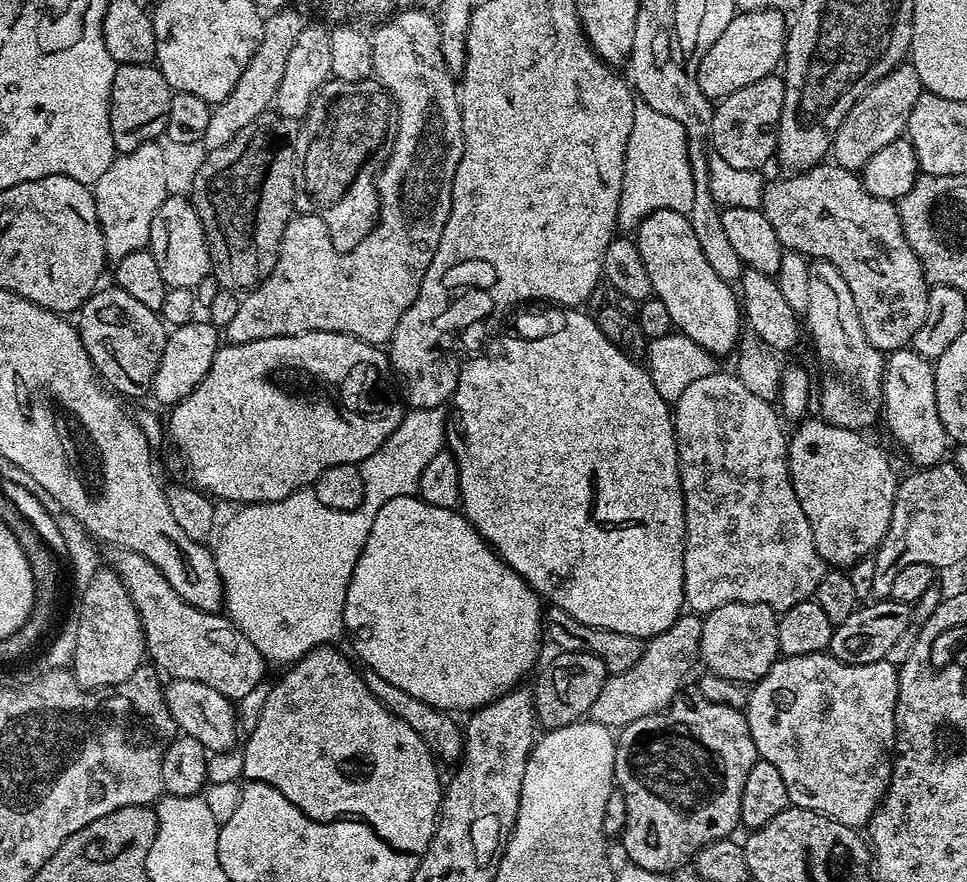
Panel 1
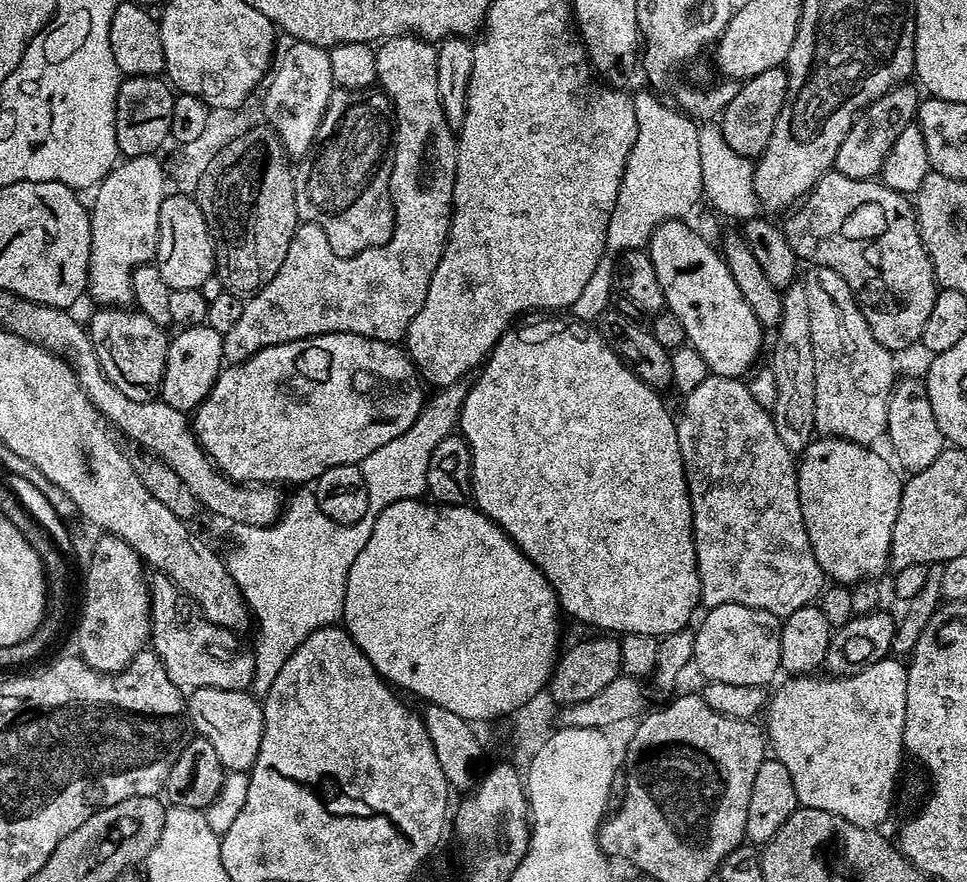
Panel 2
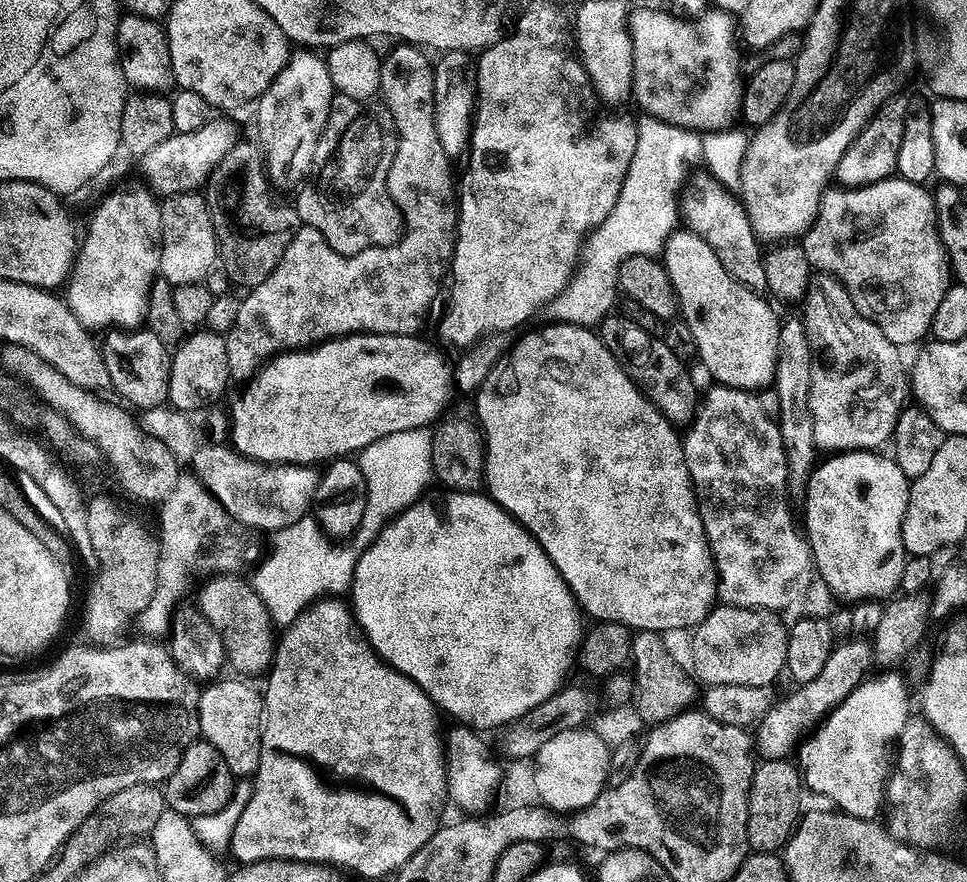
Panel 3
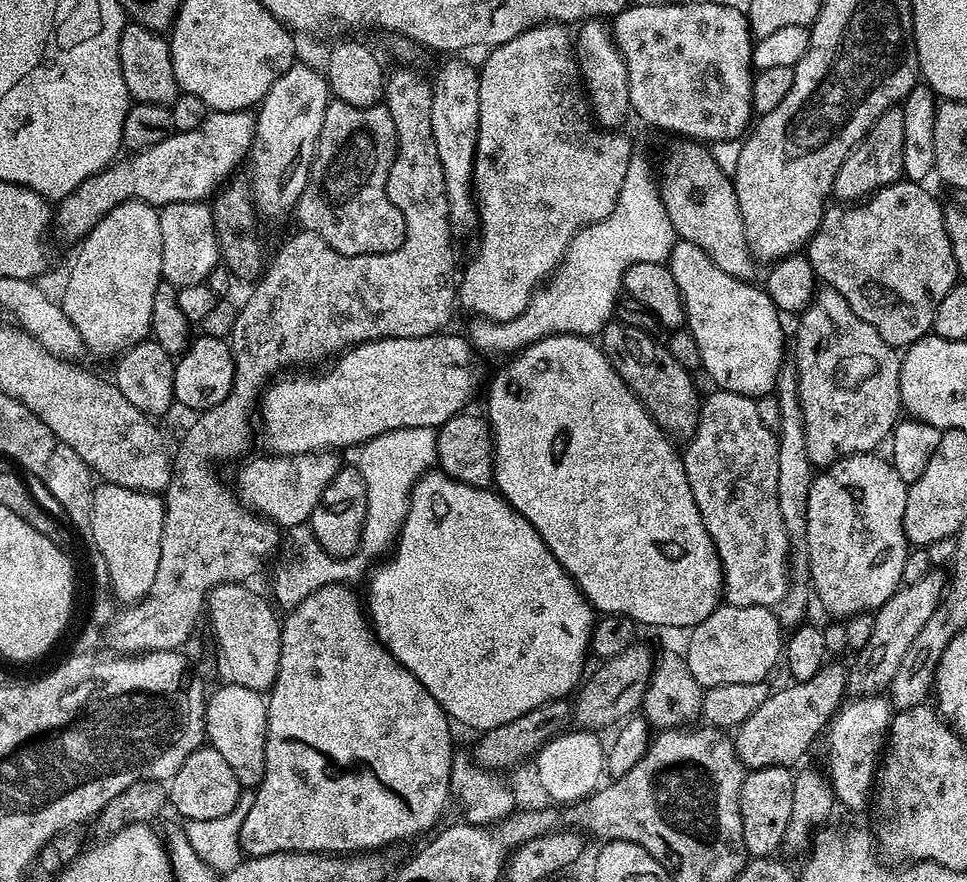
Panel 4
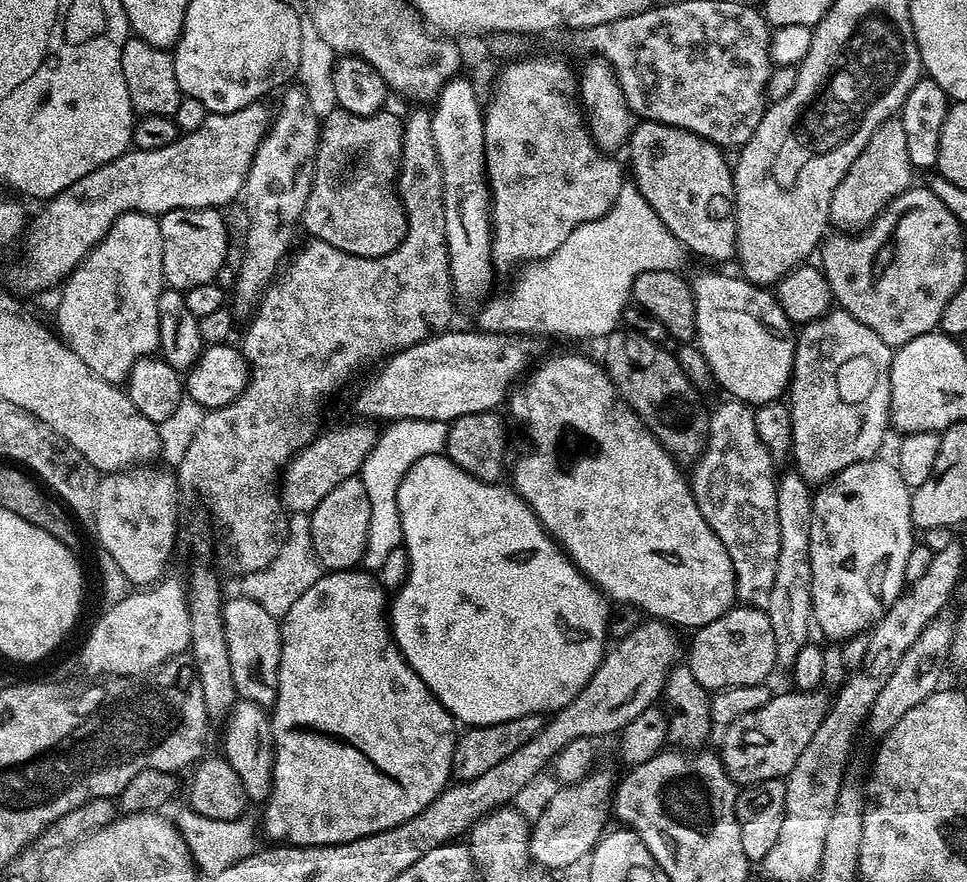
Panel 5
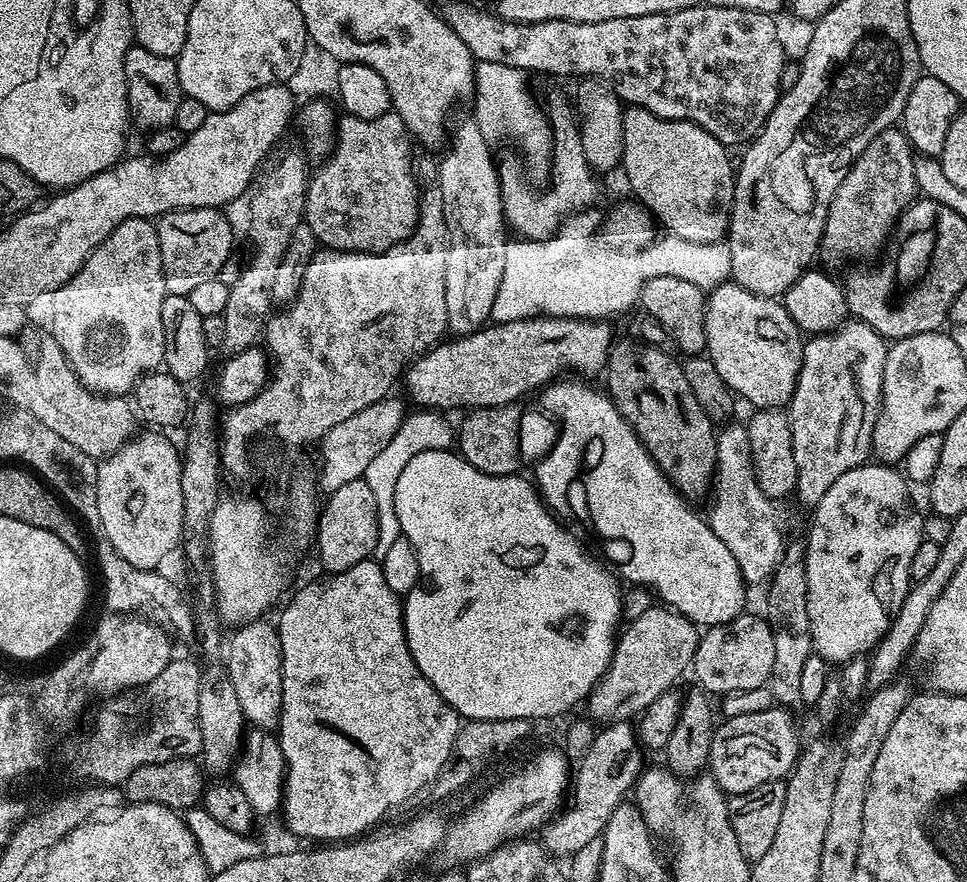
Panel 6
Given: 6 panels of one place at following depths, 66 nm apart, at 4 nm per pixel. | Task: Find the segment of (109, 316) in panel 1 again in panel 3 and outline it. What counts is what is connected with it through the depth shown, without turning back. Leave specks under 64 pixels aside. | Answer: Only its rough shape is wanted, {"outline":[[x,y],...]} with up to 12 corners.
{"outline":[[147,330],[103,341],[105,373],[136,410],[165,407],[172,352]]}

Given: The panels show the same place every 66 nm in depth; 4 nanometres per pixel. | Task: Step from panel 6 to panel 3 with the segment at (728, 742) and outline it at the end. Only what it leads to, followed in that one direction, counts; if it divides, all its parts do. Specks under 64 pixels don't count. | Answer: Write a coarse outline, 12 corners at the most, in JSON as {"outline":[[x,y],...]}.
{"outline":[[841,639],[818,678],[755,725],[764,760],[792,747],[874,664],[867,639]]}

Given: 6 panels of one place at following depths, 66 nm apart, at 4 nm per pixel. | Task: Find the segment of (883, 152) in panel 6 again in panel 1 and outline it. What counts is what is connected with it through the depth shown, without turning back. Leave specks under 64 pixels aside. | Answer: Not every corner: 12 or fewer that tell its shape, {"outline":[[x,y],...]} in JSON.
{"outline":[[899,64],[854,102],[831,159],[863,169],[905,135],[921,91]]}

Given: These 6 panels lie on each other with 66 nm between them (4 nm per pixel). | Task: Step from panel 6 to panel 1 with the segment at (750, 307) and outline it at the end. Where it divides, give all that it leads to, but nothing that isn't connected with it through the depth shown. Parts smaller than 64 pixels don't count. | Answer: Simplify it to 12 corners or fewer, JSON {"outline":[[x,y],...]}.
{"outline":[[654,210],[638,254],[675,331],[717,358],[742,304],[707,262],[689,217]]}

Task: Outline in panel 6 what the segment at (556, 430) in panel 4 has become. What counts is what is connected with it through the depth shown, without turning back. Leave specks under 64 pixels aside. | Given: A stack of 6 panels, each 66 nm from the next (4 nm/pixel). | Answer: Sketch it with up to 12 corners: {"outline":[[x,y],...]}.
{"outline":[[557,378],[534,483],[628,547],[618,572],[705,629],[745,615],[738,561],[607,391]]}

